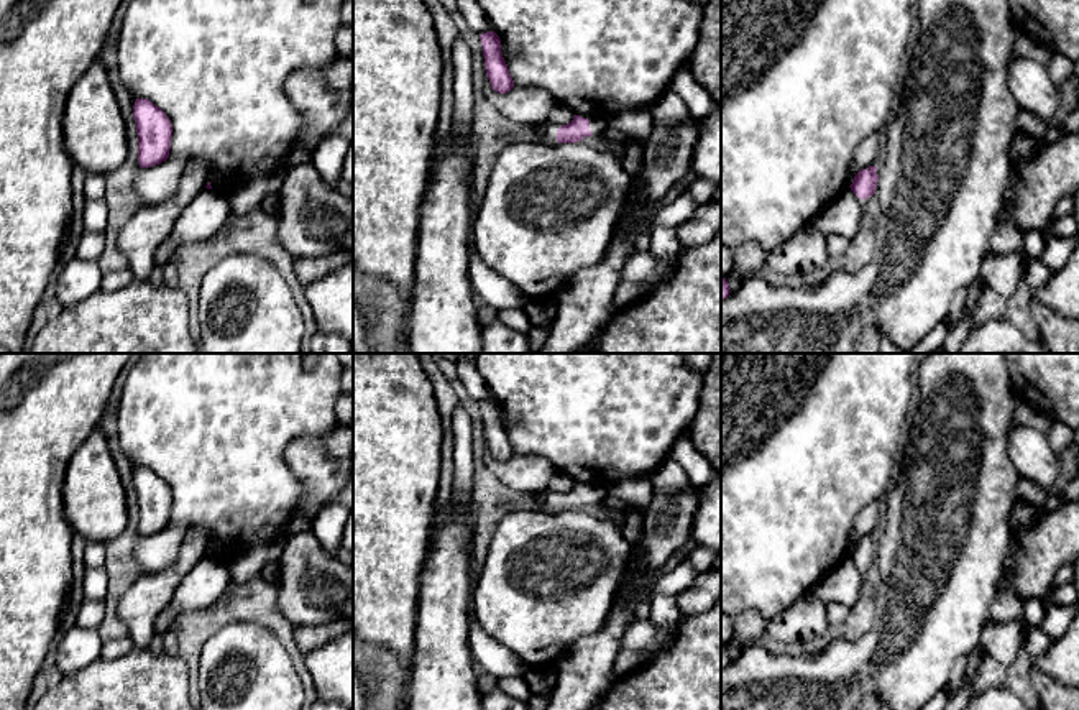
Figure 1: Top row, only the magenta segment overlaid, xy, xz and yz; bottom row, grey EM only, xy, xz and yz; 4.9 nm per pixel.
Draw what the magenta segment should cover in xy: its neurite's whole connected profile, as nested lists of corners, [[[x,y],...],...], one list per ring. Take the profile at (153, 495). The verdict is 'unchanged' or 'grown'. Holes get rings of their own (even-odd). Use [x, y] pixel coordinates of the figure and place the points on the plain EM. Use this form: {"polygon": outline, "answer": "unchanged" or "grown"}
{"polygon": [[[136,467],[133,486],[138,501],[140,536],[161,532],[169,526],[172,493],[168,483],[148,467]]], "answer": "unchanged"}

